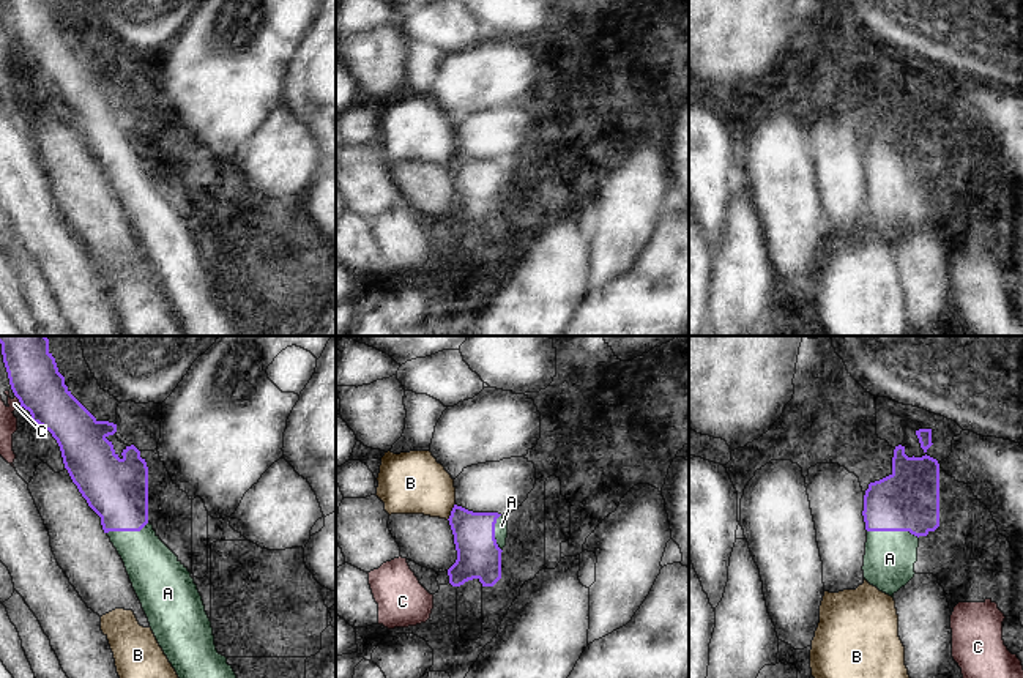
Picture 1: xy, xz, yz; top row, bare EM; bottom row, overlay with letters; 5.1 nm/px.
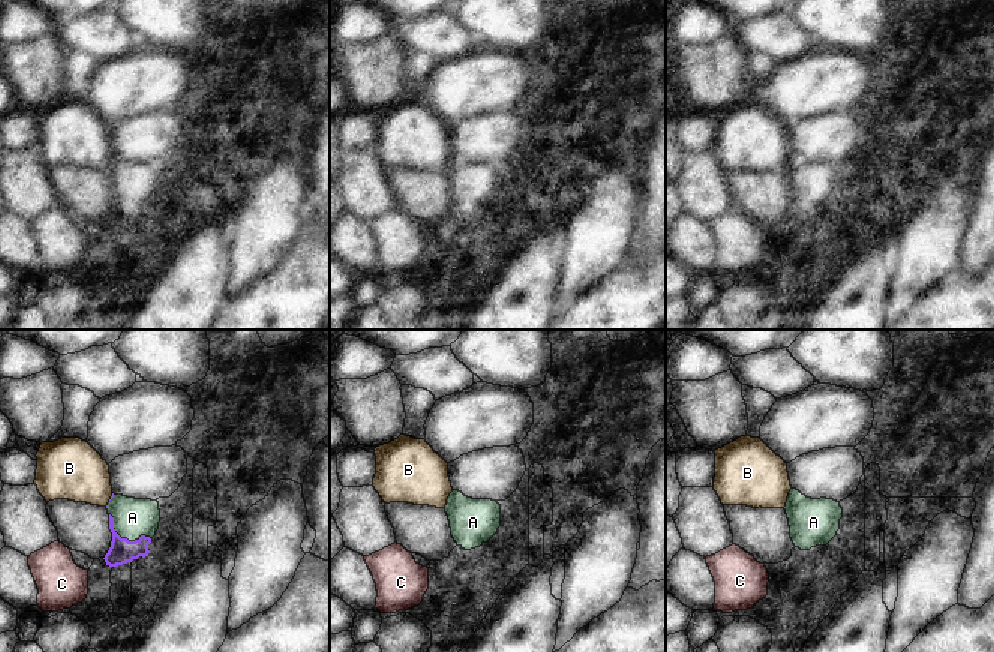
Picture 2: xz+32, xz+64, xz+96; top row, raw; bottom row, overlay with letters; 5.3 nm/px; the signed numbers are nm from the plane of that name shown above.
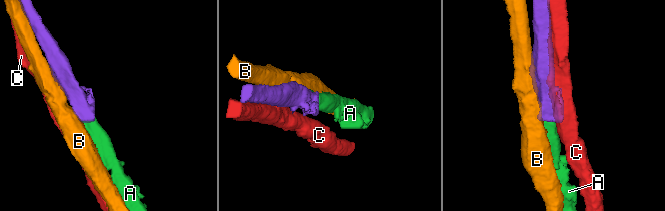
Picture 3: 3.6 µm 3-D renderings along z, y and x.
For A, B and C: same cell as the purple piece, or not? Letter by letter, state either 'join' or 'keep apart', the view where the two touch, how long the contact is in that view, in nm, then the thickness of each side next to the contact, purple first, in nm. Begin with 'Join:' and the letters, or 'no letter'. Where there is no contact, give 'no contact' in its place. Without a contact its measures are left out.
Join: A
A: join; contact in yz; length 260 nm; calibres 320 and 260 nm
B: keep apart; contact in xz; length 100 nm; calibres 220 and 320 nm
C: keep apart; contact in xy; length 70 nm; calibres 260 and 100 nm

